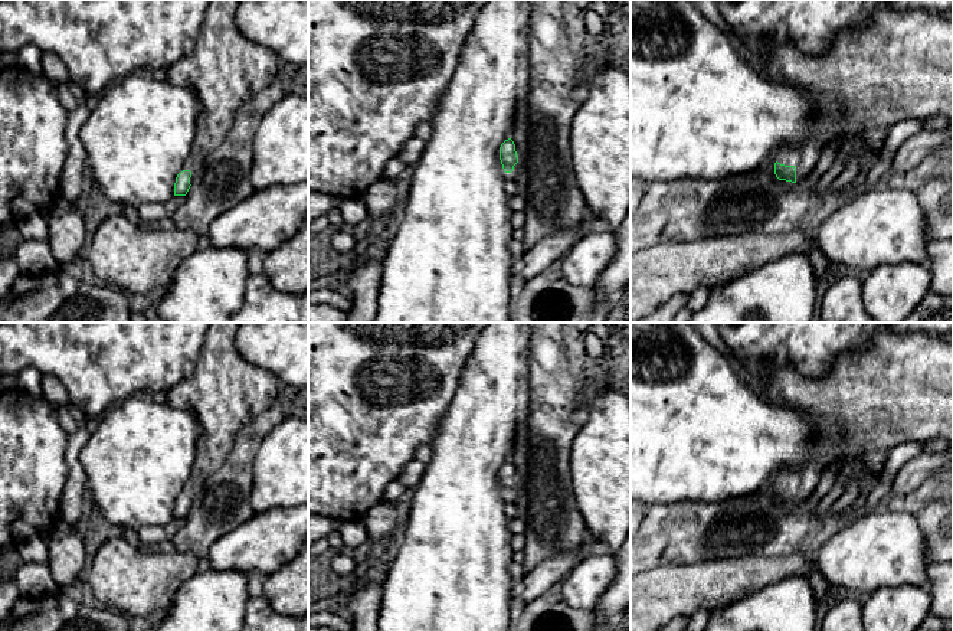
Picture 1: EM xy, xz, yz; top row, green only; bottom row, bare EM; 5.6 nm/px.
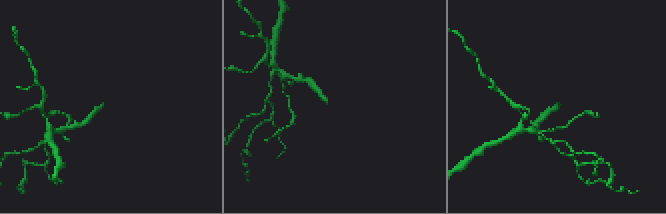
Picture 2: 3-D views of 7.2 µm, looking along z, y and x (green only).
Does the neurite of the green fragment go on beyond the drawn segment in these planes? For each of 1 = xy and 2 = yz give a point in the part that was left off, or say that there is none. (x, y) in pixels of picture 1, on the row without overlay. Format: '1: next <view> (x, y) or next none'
1: next xy (225, 391)
2: next yz (899, 388)

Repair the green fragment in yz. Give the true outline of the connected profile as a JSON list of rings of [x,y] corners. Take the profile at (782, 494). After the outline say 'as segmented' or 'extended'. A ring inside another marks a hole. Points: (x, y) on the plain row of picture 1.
[[[882,327],[874,333],[868,346],[838,354],[826,376],[802,376],[795,367],[785,364],[776,369],[762,388],[764,398],[772,403],[802,413],[812,425],[816,441],[815,454],[799,471],[786,471],[779,477],[774,485],[779,503],[805,506],[831,461],[844,454],[890,451],[898,444],[924,444],[936,437],[946,438],[953,447],[953,343],[941,340],[940,336],[898,334]]]; extended

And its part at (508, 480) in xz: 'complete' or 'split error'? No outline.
split error

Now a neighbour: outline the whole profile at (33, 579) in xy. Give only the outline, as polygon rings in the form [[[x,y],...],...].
[[[24,562],[16,572],[14,581],[20,596],[39,598],[59,592],[48,562]]]

